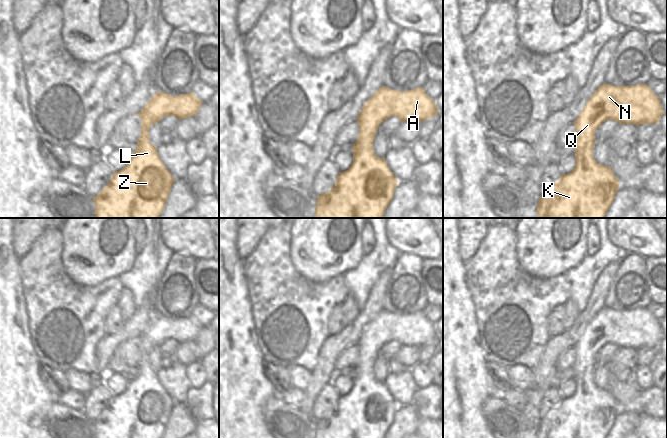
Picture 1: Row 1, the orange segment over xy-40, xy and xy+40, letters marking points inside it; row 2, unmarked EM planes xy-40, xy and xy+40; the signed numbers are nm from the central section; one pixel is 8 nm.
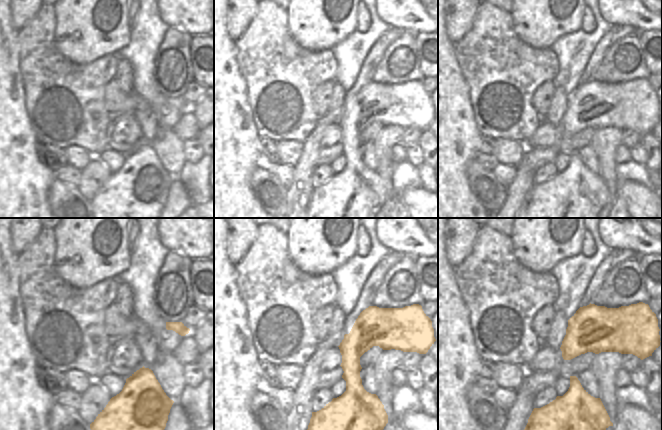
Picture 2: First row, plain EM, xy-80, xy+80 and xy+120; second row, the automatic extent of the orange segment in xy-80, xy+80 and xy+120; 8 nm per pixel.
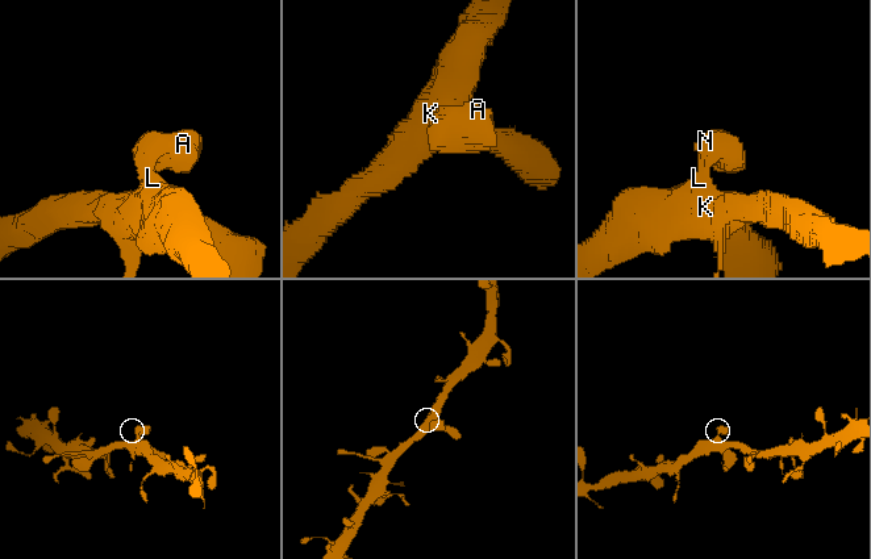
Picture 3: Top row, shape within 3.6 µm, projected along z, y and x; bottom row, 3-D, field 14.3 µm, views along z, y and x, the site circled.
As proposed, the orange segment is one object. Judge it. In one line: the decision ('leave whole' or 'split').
leave whole

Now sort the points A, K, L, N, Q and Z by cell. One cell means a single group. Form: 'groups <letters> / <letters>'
groups A K L N Q Z

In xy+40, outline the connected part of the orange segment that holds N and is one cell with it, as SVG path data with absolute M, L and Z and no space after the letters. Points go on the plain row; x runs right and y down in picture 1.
M602 308L589 322L585 331L573 346L575 349L575 391L572 396L562 398L561 401L542 418L537 429L537 438L606 438L615 423L619 413L619 405L609 390L598 388L593 381L595 369L595 355L606 345L614 344L619 348L656 348L665 336L661 331L659 320L656 320L647 308L634 310L612 310Z

